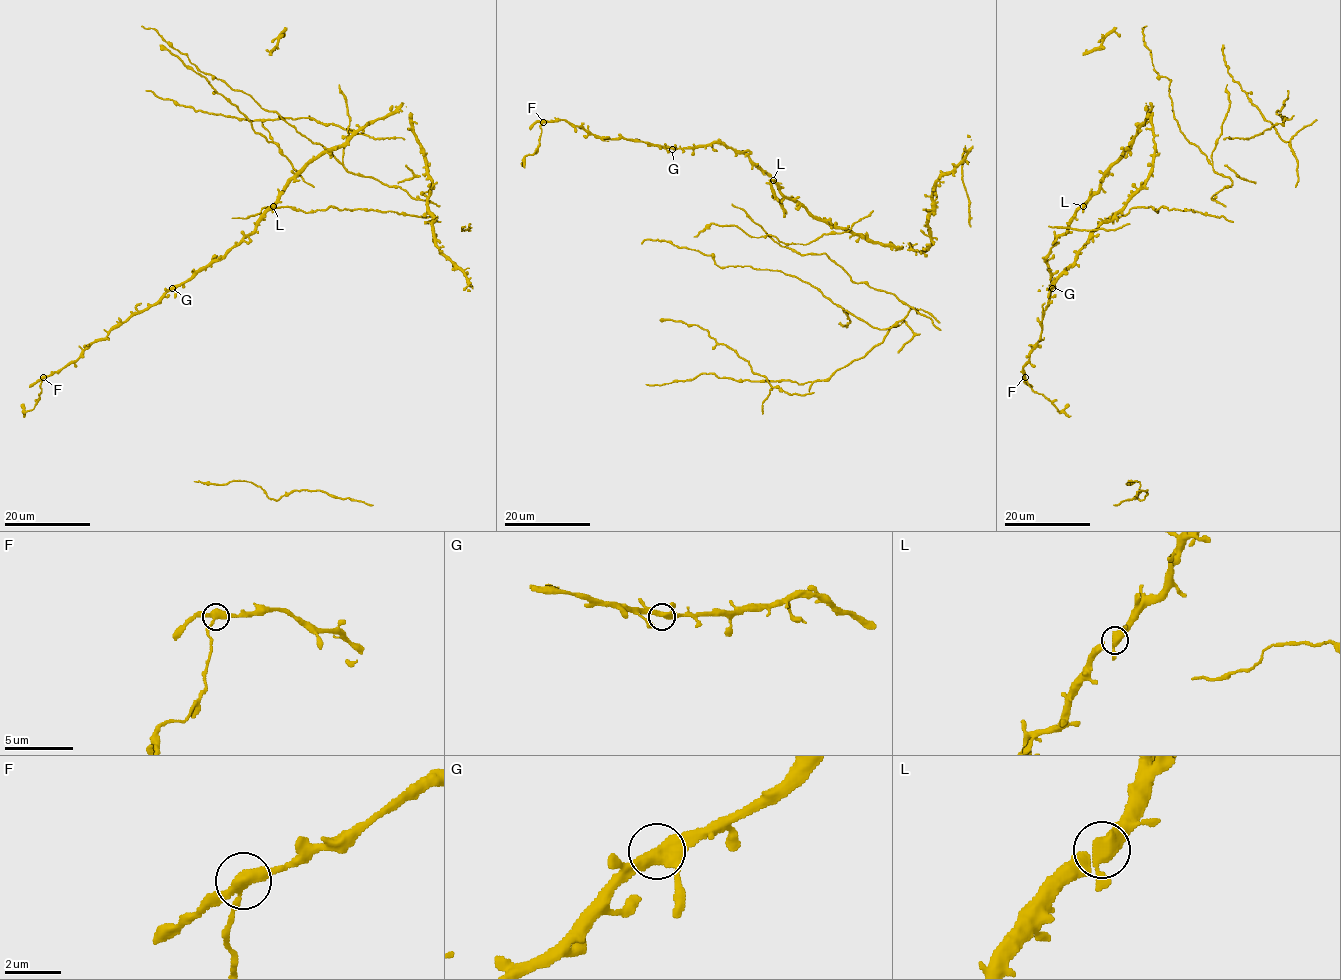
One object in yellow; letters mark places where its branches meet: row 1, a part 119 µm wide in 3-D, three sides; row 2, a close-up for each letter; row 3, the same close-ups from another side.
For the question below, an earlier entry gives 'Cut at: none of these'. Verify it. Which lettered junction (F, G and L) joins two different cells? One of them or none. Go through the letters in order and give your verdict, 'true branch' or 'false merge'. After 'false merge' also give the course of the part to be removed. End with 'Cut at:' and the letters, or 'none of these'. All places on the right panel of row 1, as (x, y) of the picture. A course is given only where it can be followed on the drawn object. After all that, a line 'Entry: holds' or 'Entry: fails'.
F: false merge; foreign part runs (1025, 378), (1028, 385), (1057, 410), (1060, 411), (1068, 403)
G: true branch
L: true branch
Cut at: F
Entry: fails

